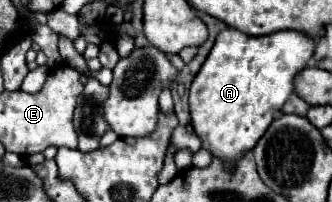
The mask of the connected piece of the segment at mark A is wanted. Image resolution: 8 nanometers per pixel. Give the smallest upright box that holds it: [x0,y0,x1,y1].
[190,26,316,168]

